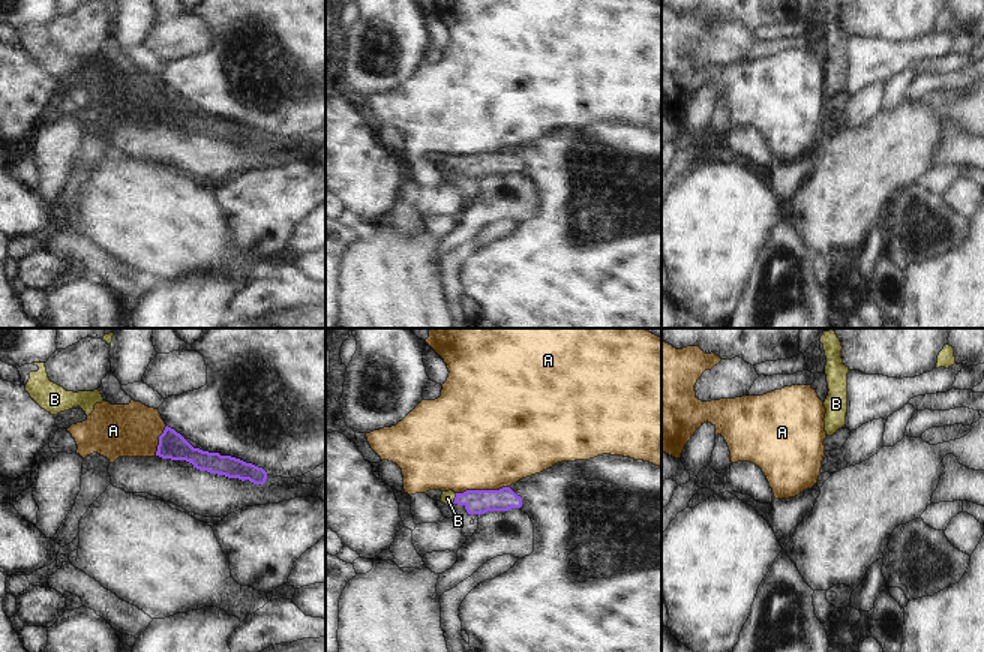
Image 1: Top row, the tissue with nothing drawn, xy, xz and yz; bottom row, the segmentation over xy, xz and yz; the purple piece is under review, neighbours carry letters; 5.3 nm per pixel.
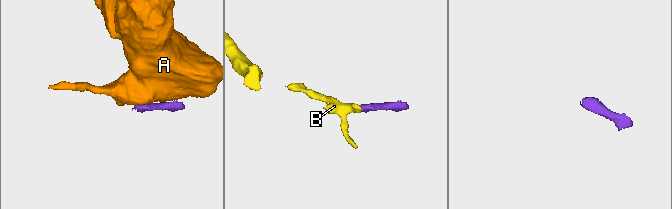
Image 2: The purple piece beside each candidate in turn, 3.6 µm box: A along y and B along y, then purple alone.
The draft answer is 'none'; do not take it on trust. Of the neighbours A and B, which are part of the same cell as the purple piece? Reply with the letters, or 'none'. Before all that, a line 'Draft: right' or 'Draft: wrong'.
Draft: wrong
B

